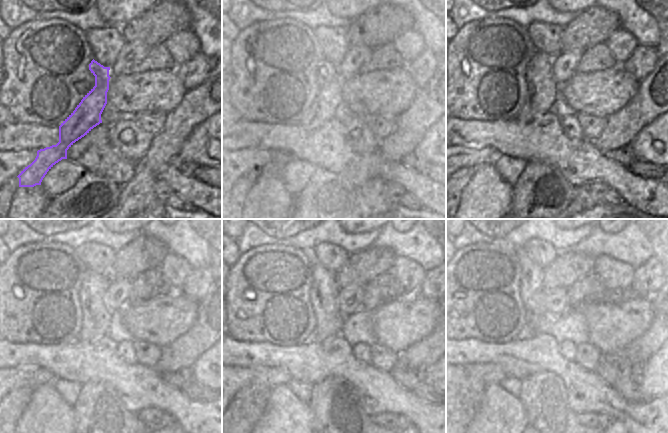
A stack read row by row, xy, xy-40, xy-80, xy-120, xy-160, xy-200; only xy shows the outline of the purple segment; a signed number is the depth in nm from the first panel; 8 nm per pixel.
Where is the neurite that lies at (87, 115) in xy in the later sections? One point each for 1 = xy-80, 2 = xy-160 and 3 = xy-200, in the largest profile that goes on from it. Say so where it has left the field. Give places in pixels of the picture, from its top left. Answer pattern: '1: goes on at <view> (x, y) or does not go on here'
1: goes on at xy-80 (543, 88)
2: goes on at xy-160 (320, 318)
3: goes on at xy-200 (533, 292)

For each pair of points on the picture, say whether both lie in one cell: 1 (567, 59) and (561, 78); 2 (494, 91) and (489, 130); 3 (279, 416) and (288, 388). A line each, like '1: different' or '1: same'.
1: same
2: different
3: different

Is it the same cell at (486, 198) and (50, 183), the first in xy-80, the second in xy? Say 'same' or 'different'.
different

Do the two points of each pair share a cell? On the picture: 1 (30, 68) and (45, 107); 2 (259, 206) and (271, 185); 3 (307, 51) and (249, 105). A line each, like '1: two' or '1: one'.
1: one
2: one
3: one

